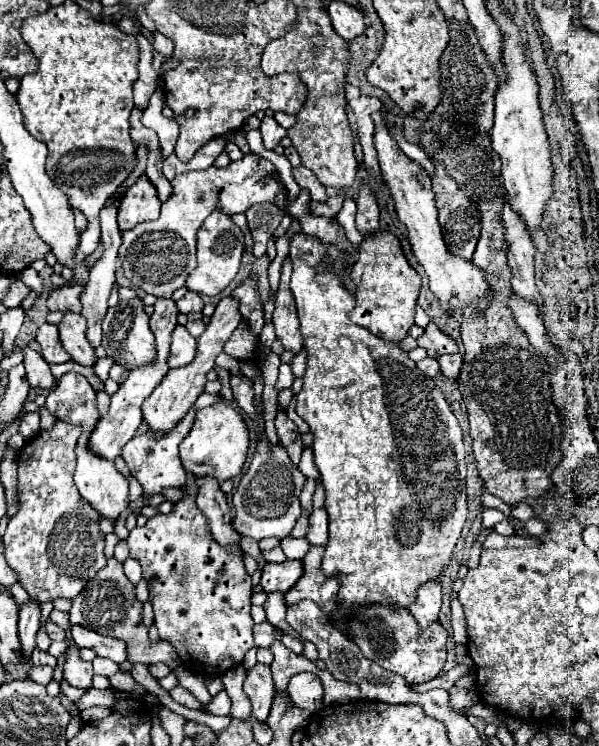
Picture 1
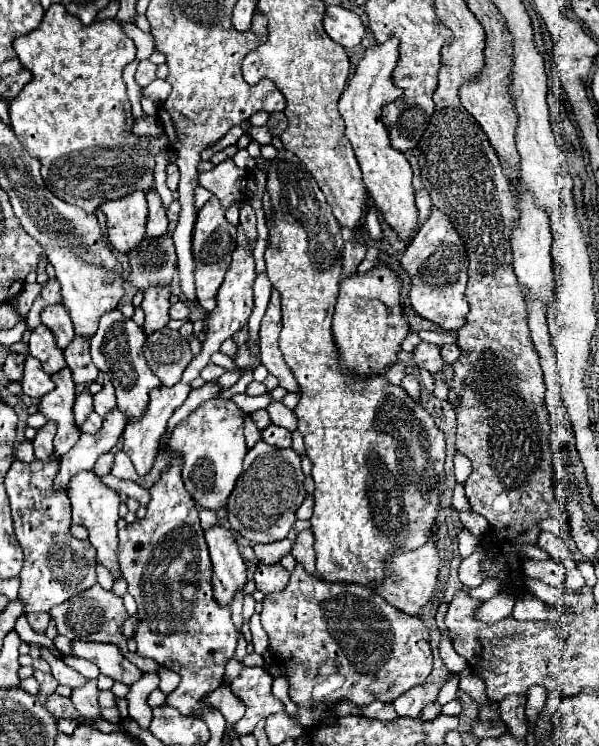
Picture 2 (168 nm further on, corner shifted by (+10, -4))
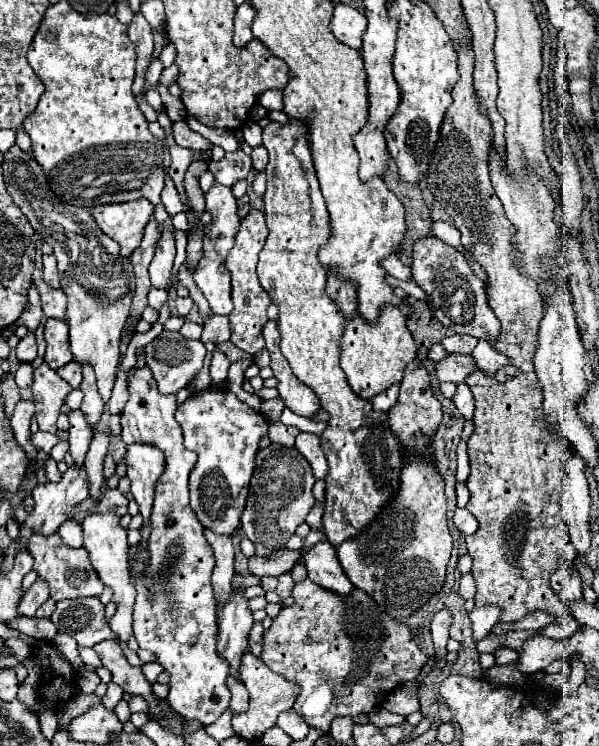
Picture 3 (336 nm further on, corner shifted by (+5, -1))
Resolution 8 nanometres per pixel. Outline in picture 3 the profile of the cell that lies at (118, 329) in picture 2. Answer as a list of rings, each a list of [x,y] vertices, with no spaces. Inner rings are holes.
[[[148,366],[128,370],[128,394],[130,398],[122,412],[122,440],[126,444],[154,444],[166,456],[166,468],[156,482],[150,516],[146,546],[150,558],[146,562],[136,558],[140,544],[128,548],[130,576],[138,592],[134,604],[134,636],[138,646],[150,650],[156,662],[170,672],[170,692],[166,698],[170,706],[184,718],[198,718],[198,722],[208,726],[228,708],[230,690],[226,688],[226,676],[230,664],[216,648],[216,600],[210,580],[216,564],[214,552],[204,536],[204,526],[188,504],[188,474],[194,468],[196,454],[186,450],[182,442],[182,430],[174,418],[178,408],[176,396],[158,392]]]

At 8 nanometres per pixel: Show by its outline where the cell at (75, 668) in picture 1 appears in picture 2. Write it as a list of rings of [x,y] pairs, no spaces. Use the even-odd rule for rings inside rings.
[[[89,679],[85,687],[75,689],[71,695],[71,701],[73,701],[77,713],[81,715],[83,725],[93,727],[95,719],[101,717],[99,703],[97,703],[97,679]]]

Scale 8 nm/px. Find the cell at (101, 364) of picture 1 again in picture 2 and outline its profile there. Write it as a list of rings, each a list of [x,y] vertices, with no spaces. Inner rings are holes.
[[[85,389],[77,399],[75,399],[75,405],[73,405],[73,417],[77,421],[77,427],[81,427],[81,421],[85,421],[85,417],[89,417],[89,413],[93,411],[93,397],[91,393]]]

